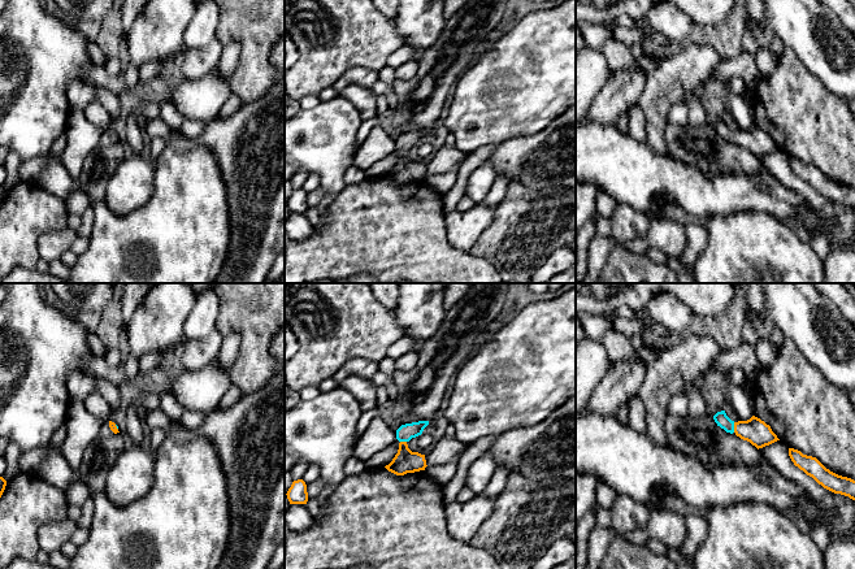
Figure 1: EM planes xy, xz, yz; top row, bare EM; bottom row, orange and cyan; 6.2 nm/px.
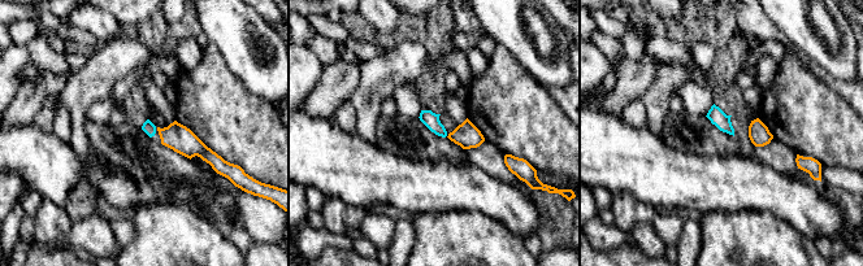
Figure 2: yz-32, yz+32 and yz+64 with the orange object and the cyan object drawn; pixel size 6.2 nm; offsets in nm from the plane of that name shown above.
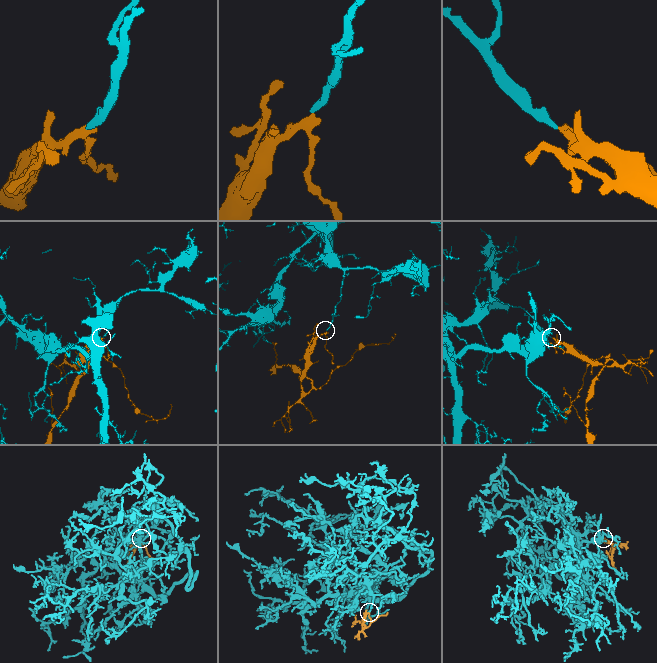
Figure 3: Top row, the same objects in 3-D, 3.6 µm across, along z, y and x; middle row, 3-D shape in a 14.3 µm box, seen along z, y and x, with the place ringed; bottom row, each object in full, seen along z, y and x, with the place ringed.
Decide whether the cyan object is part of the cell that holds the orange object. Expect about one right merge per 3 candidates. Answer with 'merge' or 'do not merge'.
merge

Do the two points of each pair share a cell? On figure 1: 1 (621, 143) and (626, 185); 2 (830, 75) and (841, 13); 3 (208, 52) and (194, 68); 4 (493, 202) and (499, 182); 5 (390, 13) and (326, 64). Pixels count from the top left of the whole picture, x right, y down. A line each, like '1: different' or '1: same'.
1: same
2: different
3: same
4: same
5: different

